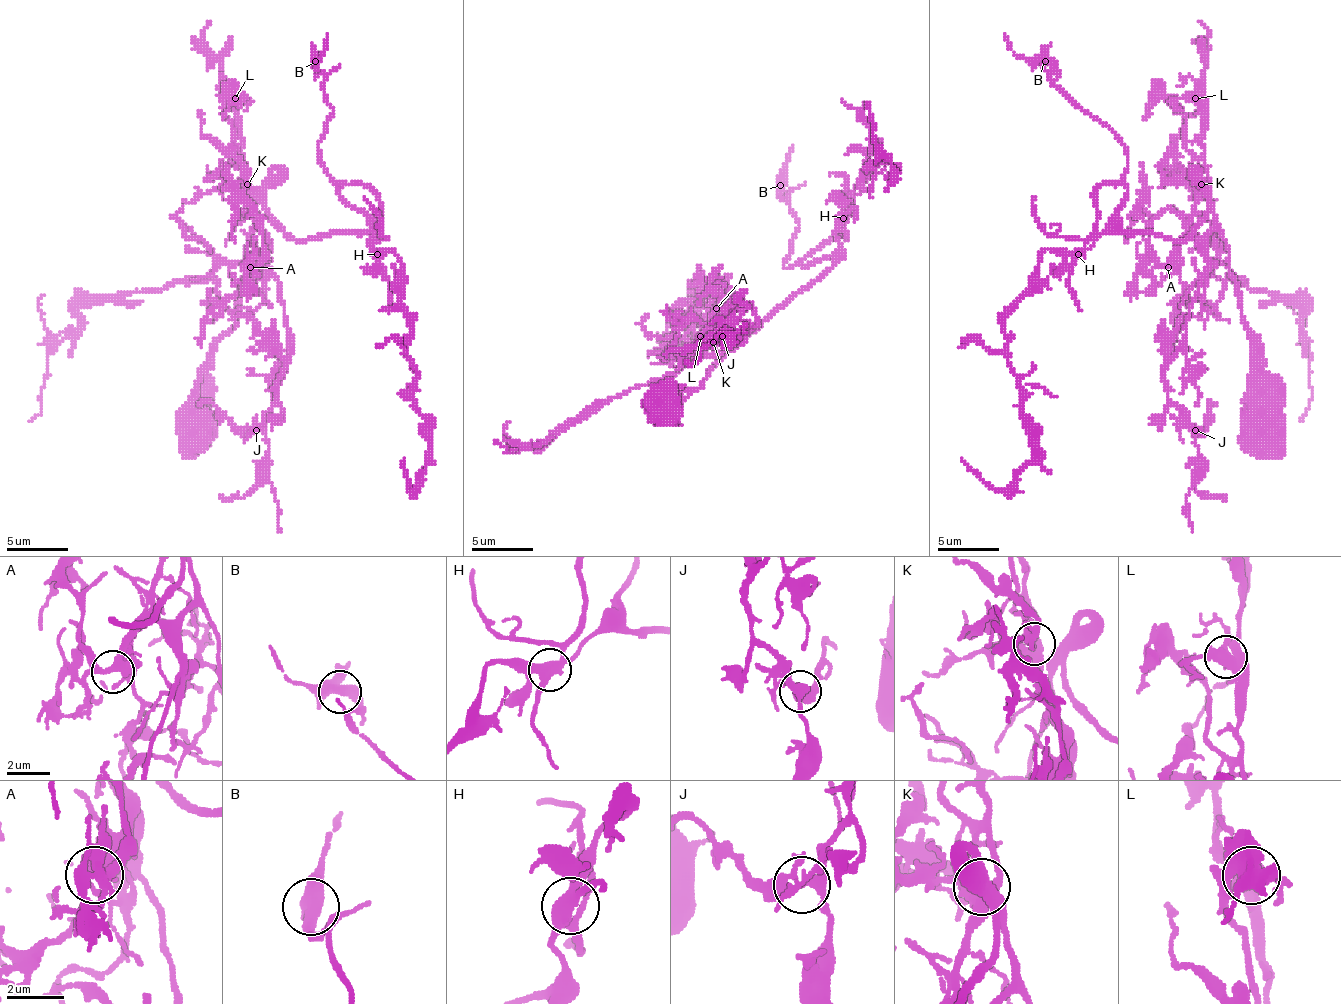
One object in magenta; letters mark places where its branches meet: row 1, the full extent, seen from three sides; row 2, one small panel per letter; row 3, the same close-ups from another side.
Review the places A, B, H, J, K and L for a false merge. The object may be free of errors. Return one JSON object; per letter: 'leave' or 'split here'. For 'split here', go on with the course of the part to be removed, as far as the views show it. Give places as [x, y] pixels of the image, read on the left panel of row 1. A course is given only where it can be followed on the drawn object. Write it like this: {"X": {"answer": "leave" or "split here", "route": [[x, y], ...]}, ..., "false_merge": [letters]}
{"A": {"answer": "leave"}, "B": {"answer": "leave"}, "H": {"answer": "leave"}, "J": {"answer": "leave"}, "K": {"answer": "leave"}, "L": {"answer": "leave"}, "false_merge": []}

